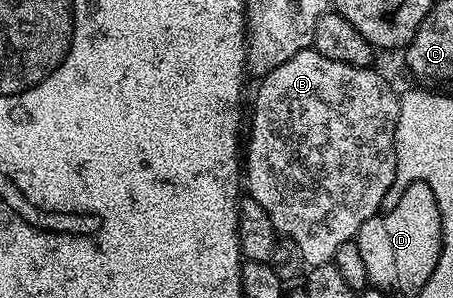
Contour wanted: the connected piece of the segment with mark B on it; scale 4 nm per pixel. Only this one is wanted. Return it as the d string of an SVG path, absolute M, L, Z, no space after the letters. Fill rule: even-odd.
M312 47L305 51L297 51L297 55L293 55L293 59L289 59L286 63L281 63L281 67L273 67L273 71L262 74L259 85L259 90L255 93L255 114L251 117L251 138L246 138L245 141L245 189L250 197L257 199L257 203L261 203L261 207L265 207L265 211L269 211L269 219L273 219L273 227L284 238L287 237L295 244L295 249L299 252L299 257L304 261L304 266L310 267L312 265L329 265L334 262L337 255L337 249L341 247L346 241L354 241L359 236L361 227L373 216L376 216L384 208L383 201L388 200L387 192L389 187L393 187L393 179L397 175L397 151L395 150L395 128L397 127L397 115L399 114L399 93L396 90L391 90L391 85L379 73L374 73L374 68L368 67L362 69L361 67L353 67L349 63L337 63L337 59L329 59L325 54L318 49Z

